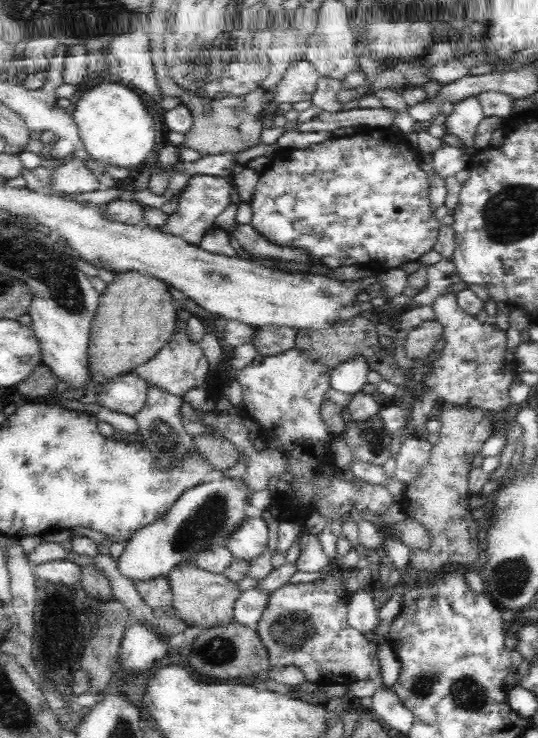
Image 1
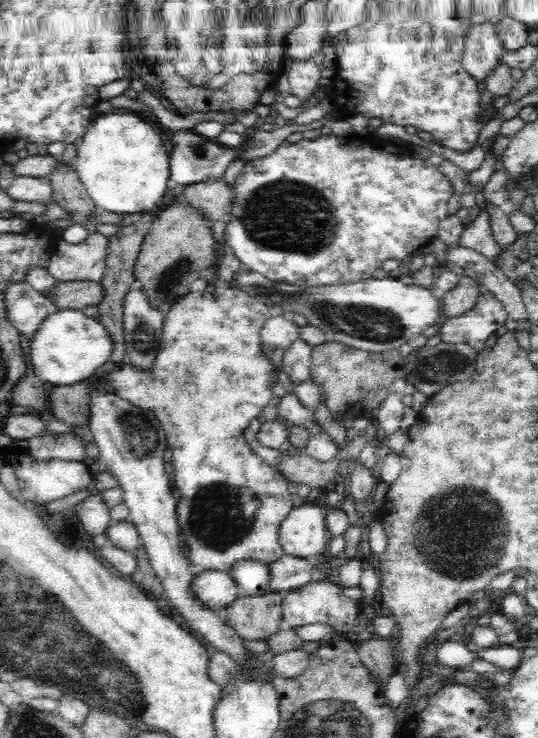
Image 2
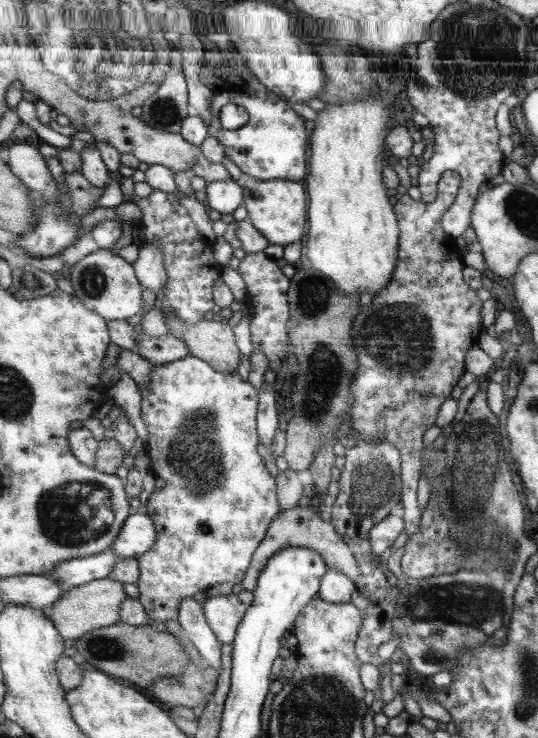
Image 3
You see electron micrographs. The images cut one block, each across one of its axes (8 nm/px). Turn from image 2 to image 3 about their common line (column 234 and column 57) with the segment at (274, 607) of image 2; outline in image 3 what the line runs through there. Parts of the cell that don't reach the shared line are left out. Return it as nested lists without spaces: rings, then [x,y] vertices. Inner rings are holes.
[[[108,577],[90,580],[87,584],[63,590],[64,595],[47,611],[46,616],[57,625],[61,637],[76,639],[94,628],[112,626],[119,622],[121,603],[126,594],[122,583]]]

